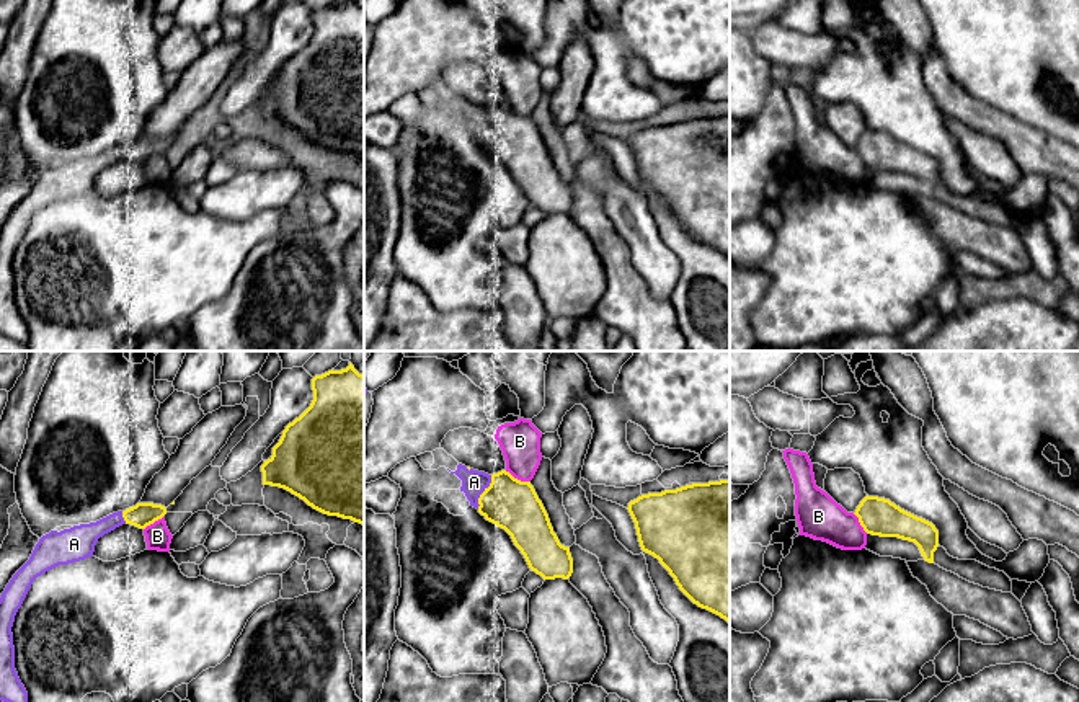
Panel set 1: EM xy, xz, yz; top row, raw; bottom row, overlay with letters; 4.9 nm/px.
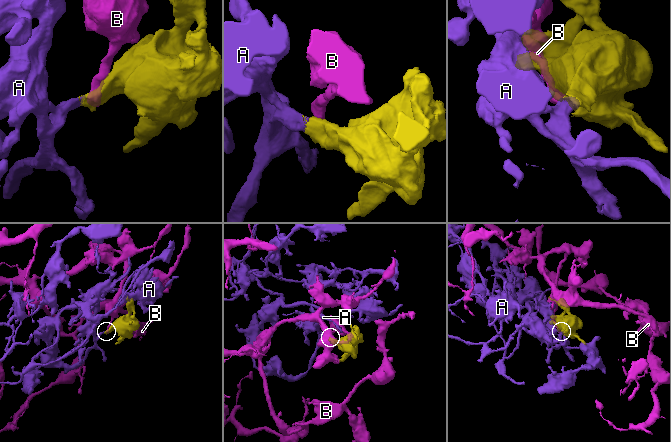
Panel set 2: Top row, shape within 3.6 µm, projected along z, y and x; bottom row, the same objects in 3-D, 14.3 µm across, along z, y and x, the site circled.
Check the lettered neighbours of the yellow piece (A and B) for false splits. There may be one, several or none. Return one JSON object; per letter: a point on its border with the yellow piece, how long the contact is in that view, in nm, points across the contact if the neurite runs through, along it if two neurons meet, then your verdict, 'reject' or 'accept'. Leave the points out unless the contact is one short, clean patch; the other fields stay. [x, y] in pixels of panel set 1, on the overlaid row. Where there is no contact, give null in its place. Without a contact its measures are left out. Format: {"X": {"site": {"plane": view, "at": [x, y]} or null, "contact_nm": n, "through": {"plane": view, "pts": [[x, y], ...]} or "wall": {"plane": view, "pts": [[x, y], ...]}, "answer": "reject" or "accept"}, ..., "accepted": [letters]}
{"A": {"site": {"plane": "xz", "at": [483, 492]}, "contact_nm": 180, "answer": "accept"}, "B": {"site": {"plane": "xz", "at": [516, 479]}, "contact_nm": 140, "answer": "reject"}, "accepted": ["A"]}

